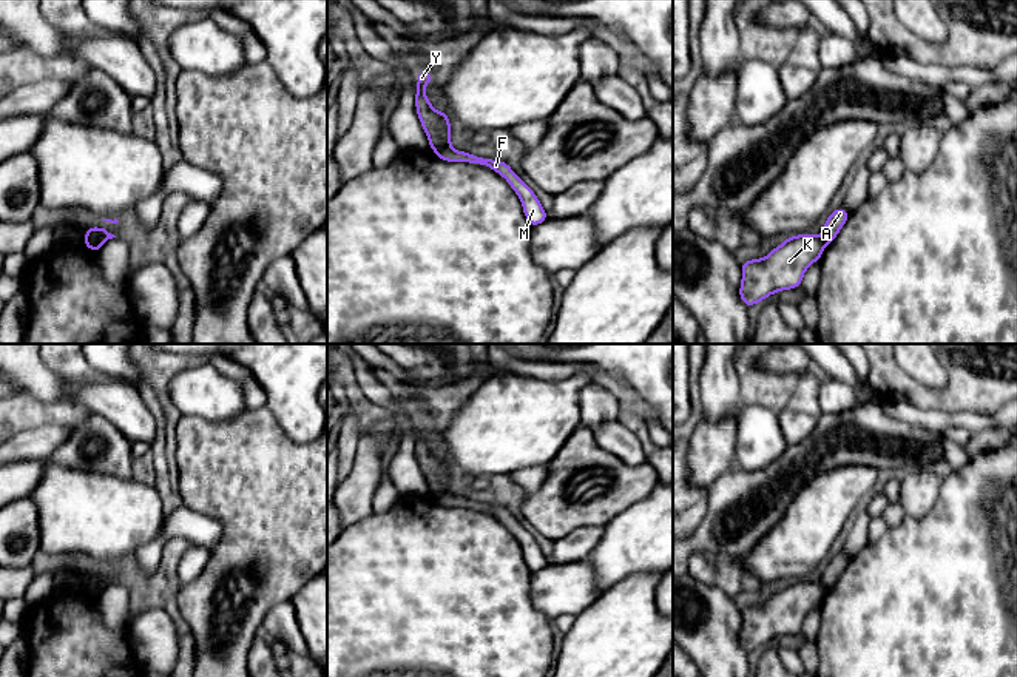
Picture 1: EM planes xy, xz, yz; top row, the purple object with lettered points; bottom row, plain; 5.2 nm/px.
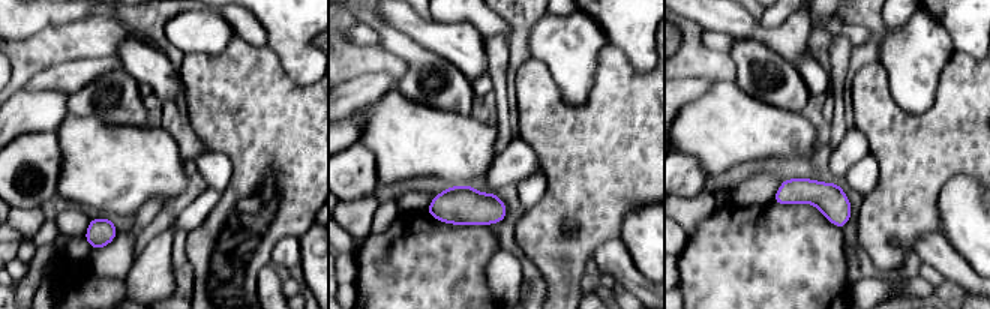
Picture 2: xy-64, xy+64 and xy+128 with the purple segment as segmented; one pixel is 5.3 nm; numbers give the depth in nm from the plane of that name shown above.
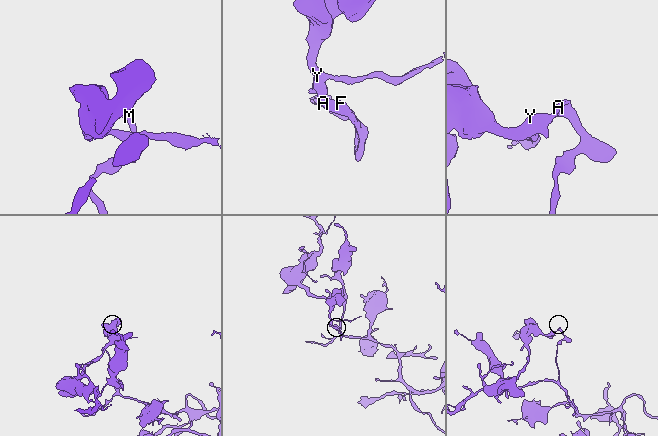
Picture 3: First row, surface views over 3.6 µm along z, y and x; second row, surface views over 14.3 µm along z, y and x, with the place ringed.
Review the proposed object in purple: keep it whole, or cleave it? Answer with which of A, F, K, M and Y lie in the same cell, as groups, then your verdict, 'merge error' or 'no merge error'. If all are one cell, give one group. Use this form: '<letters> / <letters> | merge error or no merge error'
A F M / K Y | merge error

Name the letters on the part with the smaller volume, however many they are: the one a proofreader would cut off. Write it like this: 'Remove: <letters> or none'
Remove: K, Y

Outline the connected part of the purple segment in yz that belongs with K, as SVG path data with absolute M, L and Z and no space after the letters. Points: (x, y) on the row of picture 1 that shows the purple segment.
M790 236L762 259L742 262L741 301L752 307L773 293L799 288L806 270L821 259L826 245L821 236Z

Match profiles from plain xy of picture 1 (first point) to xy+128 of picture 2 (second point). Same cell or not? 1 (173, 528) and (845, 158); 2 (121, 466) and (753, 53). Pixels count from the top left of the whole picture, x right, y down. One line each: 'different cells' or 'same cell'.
1: same cell
2: same cell

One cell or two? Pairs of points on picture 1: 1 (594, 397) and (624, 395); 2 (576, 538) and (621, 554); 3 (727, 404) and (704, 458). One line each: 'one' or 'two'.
1: two
2: two
3: one

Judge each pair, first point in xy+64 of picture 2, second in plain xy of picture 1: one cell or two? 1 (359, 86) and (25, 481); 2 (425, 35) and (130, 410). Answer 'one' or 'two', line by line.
1: two
2: one

